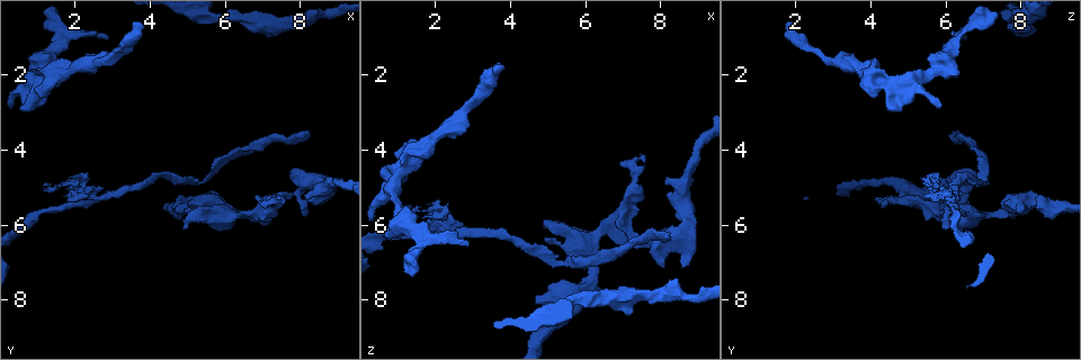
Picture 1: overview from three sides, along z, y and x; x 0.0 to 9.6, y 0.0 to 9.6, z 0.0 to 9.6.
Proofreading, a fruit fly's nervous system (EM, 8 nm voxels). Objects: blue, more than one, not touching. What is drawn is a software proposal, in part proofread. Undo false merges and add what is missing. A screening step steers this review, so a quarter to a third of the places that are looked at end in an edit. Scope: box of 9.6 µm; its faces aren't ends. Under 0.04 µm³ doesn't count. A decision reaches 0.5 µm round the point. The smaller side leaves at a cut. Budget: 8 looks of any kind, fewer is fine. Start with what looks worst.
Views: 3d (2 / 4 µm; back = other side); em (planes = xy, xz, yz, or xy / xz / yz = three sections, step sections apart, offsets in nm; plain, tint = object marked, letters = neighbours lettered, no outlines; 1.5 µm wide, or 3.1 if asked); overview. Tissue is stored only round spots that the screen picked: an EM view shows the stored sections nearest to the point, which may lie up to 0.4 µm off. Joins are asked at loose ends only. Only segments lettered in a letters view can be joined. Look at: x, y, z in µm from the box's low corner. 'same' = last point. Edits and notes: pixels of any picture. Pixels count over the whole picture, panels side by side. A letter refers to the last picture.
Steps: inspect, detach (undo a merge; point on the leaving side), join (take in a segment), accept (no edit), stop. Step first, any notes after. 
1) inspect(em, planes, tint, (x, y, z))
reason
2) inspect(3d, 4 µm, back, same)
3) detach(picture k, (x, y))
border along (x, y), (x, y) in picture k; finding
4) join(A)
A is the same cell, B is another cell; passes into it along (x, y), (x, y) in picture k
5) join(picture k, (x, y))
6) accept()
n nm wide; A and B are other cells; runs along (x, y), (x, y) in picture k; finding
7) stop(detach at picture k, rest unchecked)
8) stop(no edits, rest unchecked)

inspect(em, yz, step 4, letters, (3.85, 0.75, 1.75))
branch stops here

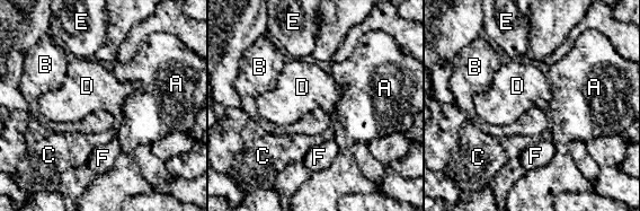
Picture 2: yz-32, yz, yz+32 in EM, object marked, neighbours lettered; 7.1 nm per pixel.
inspect(em, planes, letters, same)

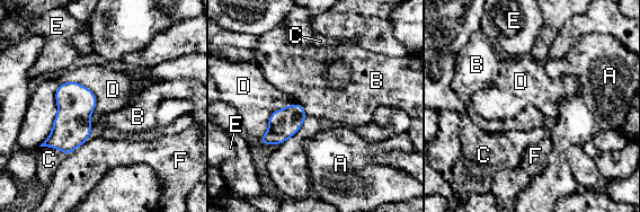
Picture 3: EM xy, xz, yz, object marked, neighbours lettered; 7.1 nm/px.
accept()
A, B, C, D, E and F are other cells; border along (88, 87), (59, 86), (38, 146) in picture 3; none of them fits

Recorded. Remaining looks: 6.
inspect(em, xy, step 8, tint, (2.85, 1.05, 6.55))
branch stops here

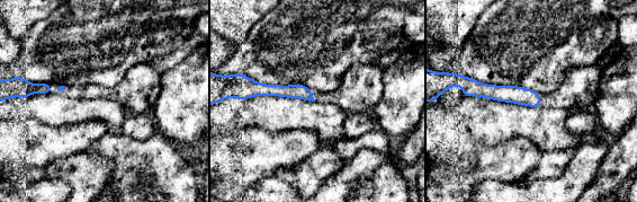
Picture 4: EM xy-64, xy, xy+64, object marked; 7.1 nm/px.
inspect(em, planes, letters, same)

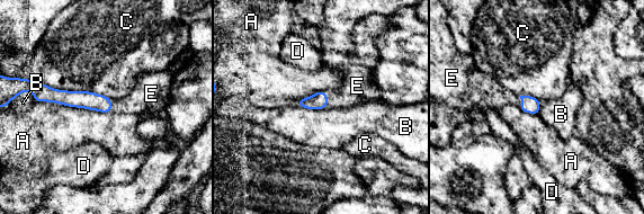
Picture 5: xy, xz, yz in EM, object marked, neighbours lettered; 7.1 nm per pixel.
join(E)
E is the same cell, A, B, C and D are other cells; the neuron continues

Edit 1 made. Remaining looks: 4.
inspect(em, xy, step 4, tint, (2.35, 4.65, 5.50))
branch stops here

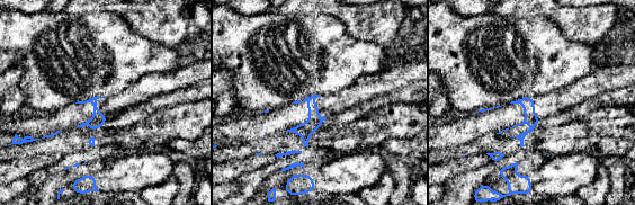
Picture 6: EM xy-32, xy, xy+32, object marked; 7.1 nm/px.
inspect(em, planes, letters, same)

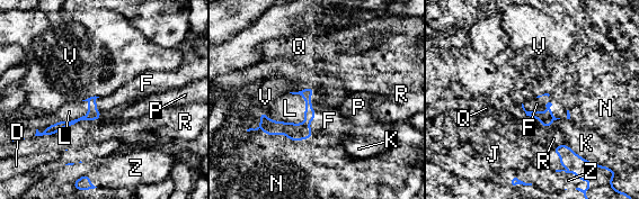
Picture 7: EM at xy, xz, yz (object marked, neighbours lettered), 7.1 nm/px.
accept()
D, F, J, K, L, N, P, Q, R, V and Z are other cells; runs along (310, 90), (300, 128), (266, 132) in picture 7; no lettered segment goes on from it

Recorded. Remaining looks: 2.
stop(join at picture 5, rest unchecked)

